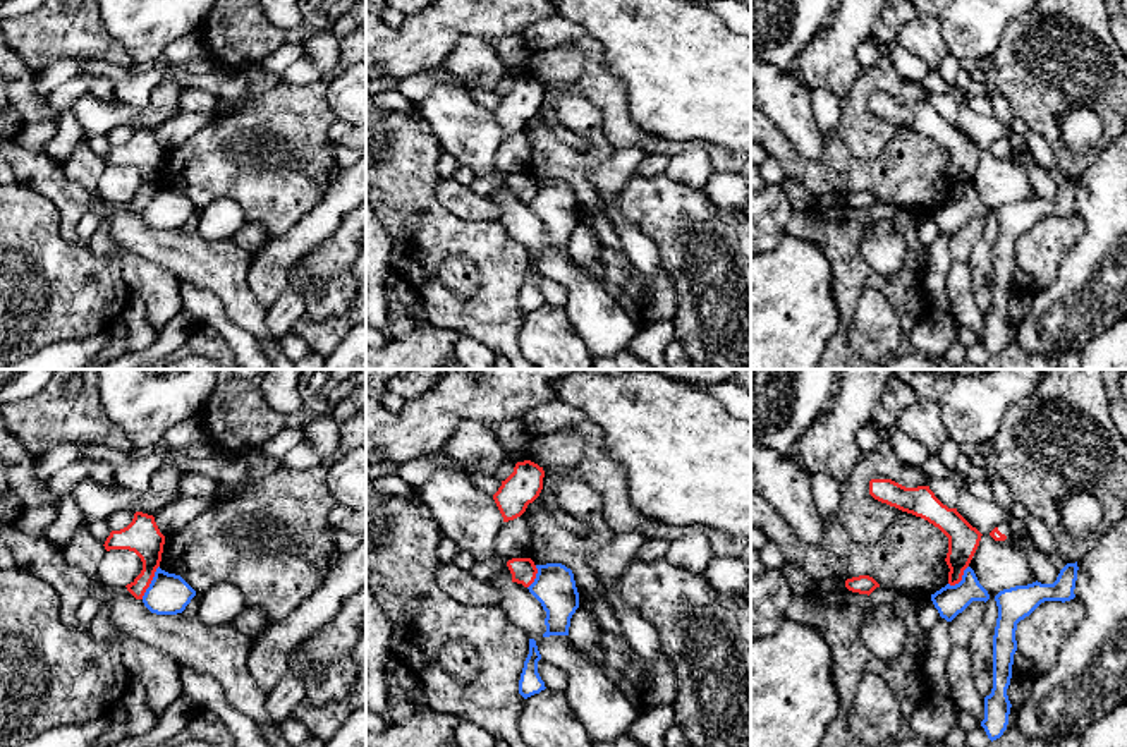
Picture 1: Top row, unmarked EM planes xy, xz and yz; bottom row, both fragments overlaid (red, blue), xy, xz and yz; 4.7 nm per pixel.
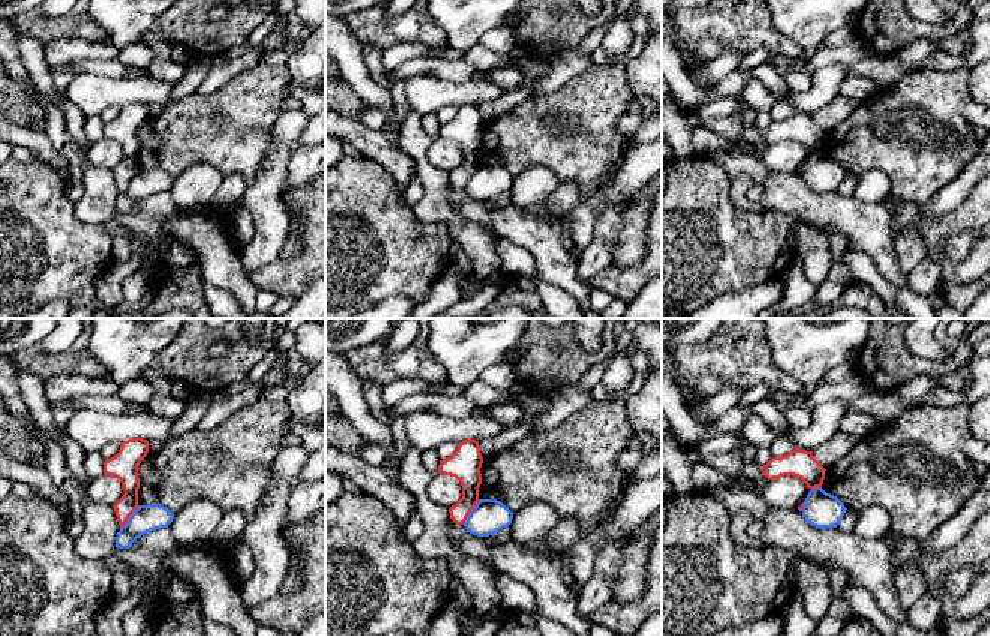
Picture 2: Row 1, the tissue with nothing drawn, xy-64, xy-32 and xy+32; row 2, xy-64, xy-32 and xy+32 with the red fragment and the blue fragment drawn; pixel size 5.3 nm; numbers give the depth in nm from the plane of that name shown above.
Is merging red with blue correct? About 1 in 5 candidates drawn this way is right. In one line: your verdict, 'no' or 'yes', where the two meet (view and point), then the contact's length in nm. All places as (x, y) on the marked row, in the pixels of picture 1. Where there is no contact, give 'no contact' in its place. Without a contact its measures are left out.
no; contact xy (150, 583); length 180 nm

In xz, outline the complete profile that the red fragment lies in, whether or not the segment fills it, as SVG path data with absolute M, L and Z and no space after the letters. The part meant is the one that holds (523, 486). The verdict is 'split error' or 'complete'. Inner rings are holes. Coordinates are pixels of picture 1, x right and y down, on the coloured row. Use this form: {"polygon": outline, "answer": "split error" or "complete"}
{"polygon": "M531 460L517 462L514 472L502 481L493 500L503 522L521 517L543 489L545 471Z", "answer": "complete"}

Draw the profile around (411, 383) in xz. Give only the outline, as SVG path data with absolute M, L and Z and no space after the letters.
M405 369L385 385L387 393L414 400L429 392L442 378L443 369Z

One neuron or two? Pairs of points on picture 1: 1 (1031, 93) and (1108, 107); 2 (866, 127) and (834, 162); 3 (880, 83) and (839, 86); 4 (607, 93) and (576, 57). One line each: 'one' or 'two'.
1: one
2: two
3: two
4: two

